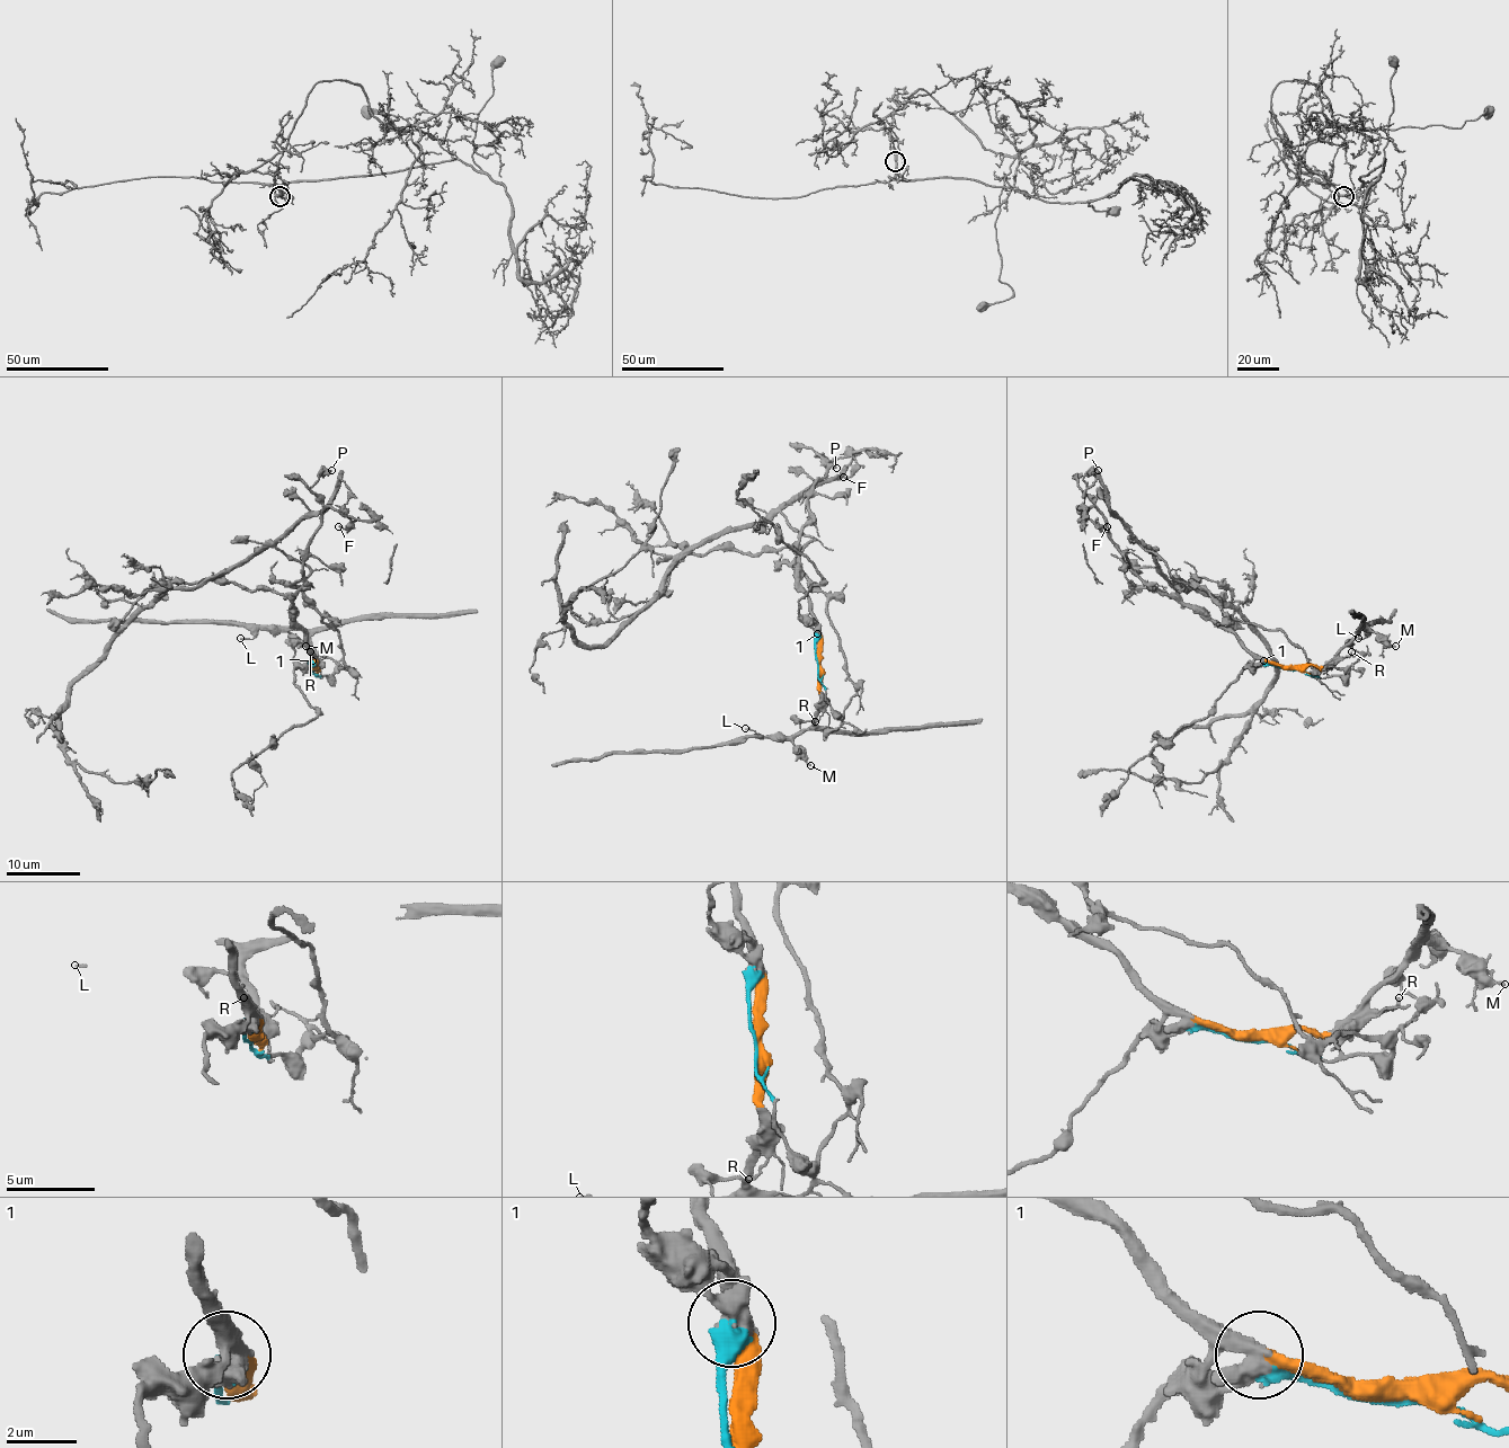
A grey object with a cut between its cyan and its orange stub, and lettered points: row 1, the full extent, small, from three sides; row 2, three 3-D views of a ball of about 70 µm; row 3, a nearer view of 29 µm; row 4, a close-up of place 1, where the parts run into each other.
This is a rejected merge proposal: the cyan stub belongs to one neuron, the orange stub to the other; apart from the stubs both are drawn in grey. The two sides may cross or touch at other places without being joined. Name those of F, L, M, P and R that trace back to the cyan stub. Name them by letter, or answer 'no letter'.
no letter

